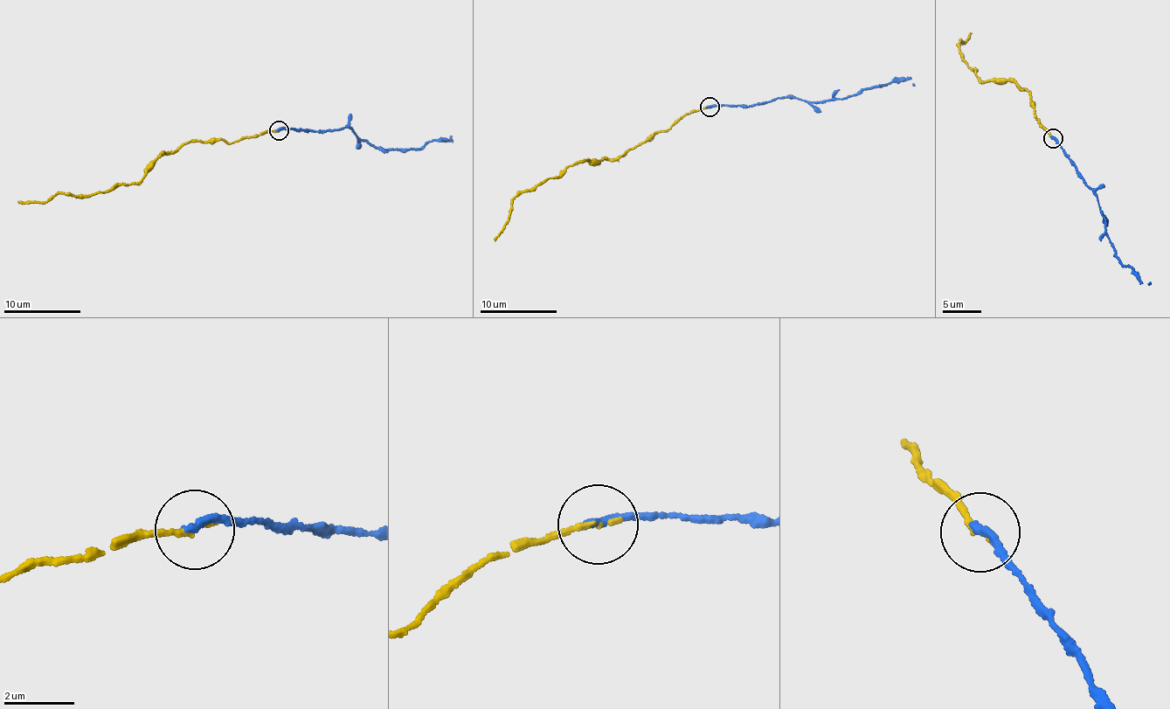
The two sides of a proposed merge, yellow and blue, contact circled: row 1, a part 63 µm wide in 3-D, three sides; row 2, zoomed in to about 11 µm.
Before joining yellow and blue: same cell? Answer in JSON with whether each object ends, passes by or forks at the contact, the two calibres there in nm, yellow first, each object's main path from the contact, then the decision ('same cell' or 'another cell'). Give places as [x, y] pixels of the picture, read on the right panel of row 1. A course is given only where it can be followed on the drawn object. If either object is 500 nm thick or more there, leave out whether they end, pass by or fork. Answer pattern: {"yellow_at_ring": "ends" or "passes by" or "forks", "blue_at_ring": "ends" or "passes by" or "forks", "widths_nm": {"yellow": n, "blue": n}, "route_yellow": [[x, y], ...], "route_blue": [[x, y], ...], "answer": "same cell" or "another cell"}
{"yellow_at_ring": "ends", "blue_at_ring": "ends", "widths_nm": {"yellow": 120, "blue": 220}, "route_yellow": [[1053, 139], [1035, 119], [1025, 88], [1003, 77], [981, 82], [961, 59], [960, 41], [972, 32]], "route_blue": [[1053, 139], [1094, 191], [1109, 241], [1120, 262], [1148, 284]], "answer": "same cell"}

